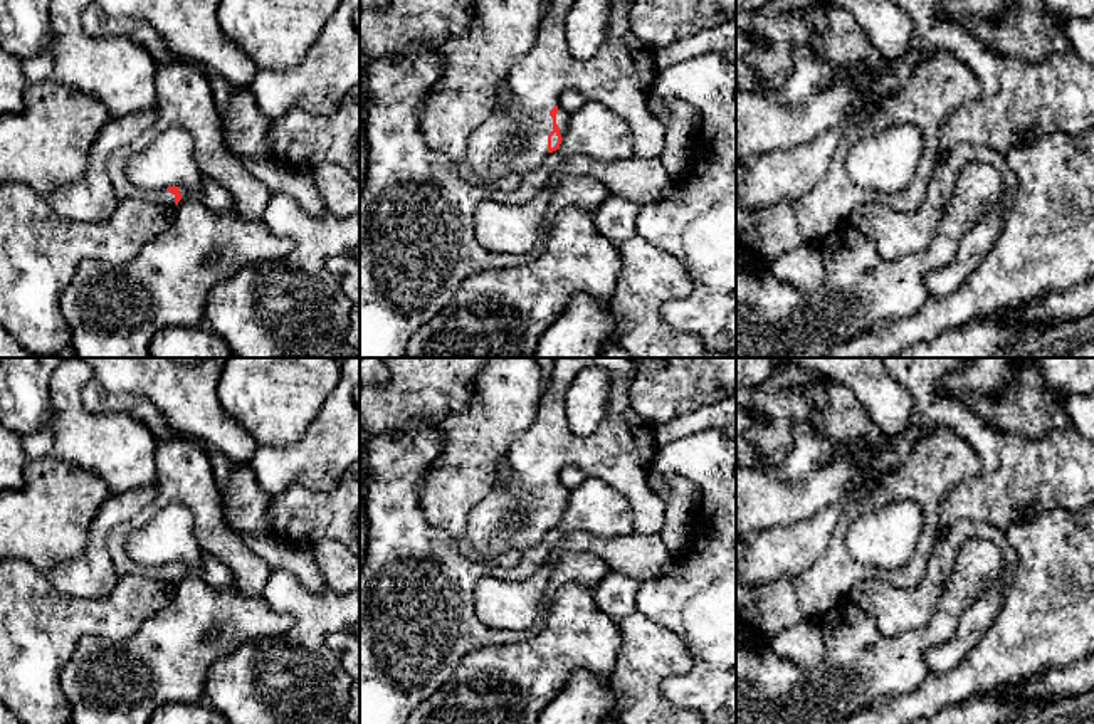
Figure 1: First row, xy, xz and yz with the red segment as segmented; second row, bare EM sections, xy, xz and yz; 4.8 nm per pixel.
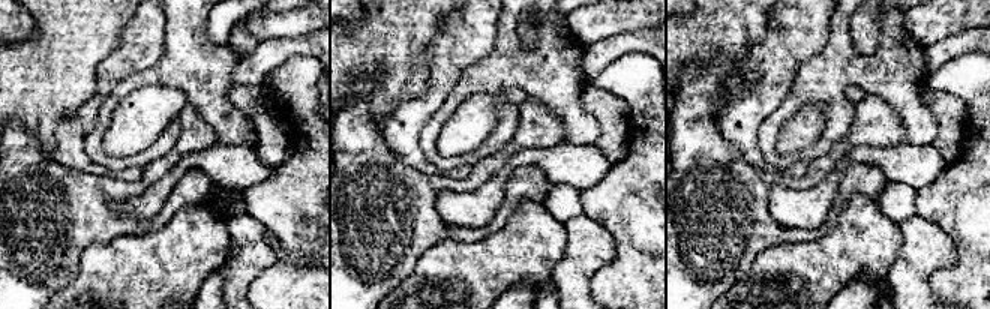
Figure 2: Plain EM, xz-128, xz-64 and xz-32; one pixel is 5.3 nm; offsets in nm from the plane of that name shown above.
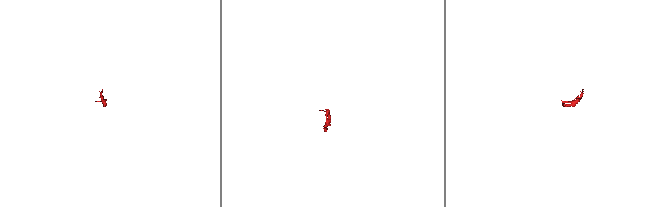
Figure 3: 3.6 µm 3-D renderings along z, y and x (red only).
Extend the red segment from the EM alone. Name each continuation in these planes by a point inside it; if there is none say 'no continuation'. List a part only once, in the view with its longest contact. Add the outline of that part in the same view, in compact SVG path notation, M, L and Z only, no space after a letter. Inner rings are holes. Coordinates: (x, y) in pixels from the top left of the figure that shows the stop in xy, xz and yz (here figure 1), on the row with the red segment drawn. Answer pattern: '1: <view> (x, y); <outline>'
1: xz (620, 76); M550 0L534 47L516 59L506 77L511 106L496 108L471 133L465 163L477 181L524 175L544 161L553 124L561 138L570 124L570 113L560 106L566 89L623 119L632 133L634 156L660 156L665 128L647 108L657 76L654 54L632 34L629 22L635 0L612 0L615 20L607 27L600 52L586 60L573 57L566 42L566 17L575 2Z

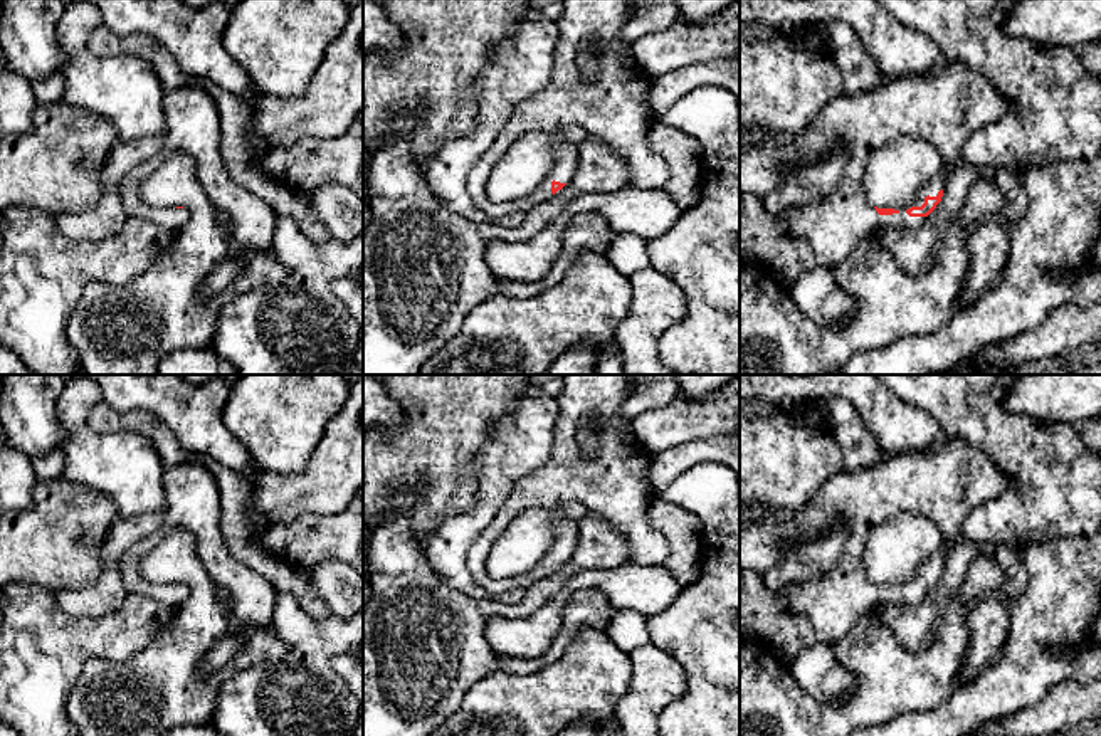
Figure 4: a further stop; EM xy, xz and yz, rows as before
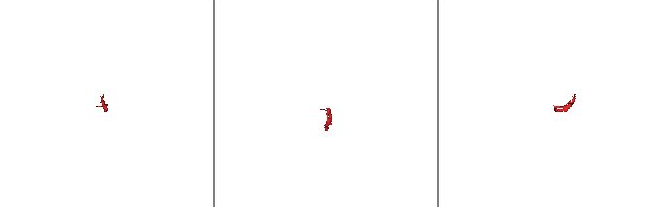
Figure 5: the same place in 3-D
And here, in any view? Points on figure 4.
1: yz (947, 105); M941 62L925 74L888 79L879 87L842 96L829 103L798 134L778 139L768 146L740 146L740 195L763 202L782 188L788 175L805 166L827 161L832 155L849 156L846 170L832 193L809 205L788 207L778 220L787 235L810 244L817 265L837 271L859 242L886 227L918 229L928 217L909 217L911 207L921 207L925 198L943 190L945 171L961 160L963 145L980 128L997 123L1007 111L1007 99L985 77L963 62ZM908 136L931 143L941 156L941 170L926 181L916 198L904 207L891 207L893 215L879 215L867 202L864 171L869 158L894 139Z

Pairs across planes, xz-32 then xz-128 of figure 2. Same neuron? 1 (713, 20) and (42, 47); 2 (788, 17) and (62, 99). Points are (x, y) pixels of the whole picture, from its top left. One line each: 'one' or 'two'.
1: one
2: two

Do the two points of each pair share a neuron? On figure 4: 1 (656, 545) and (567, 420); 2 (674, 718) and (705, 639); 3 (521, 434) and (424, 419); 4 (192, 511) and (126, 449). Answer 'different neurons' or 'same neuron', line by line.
1: same neuron
2: same neuron
3: different neurons
4: different neurons

